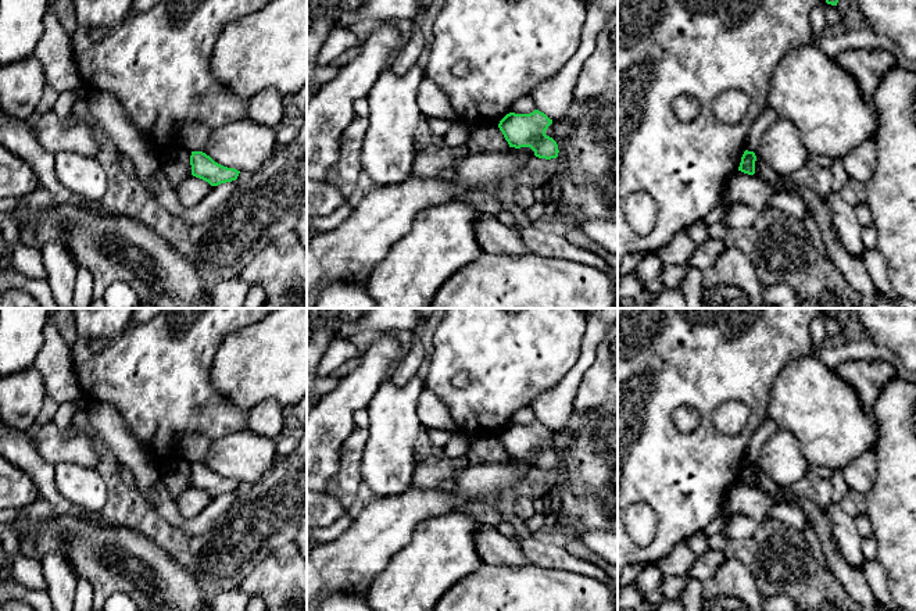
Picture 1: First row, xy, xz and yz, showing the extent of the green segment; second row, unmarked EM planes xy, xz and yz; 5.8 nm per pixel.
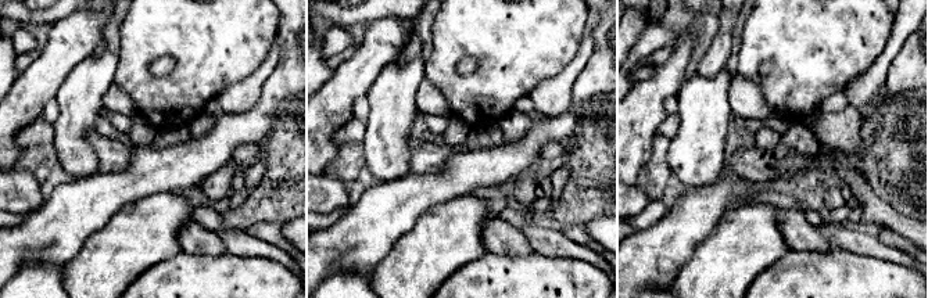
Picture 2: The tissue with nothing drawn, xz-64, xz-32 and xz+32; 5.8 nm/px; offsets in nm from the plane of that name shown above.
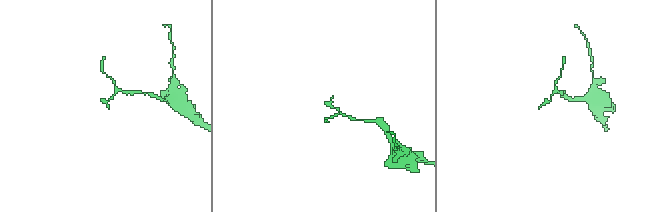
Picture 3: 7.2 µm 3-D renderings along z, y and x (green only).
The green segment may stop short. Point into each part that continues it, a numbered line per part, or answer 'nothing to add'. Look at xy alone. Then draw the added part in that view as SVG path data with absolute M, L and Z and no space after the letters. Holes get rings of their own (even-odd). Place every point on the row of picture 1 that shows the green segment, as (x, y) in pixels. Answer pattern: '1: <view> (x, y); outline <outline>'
nothing to add

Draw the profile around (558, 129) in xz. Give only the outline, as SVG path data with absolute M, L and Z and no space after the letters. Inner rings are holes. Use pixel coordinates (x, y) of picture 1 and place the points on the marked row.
M565 117L565 118L552 121L552 124L545 131L545 135L557 140L557 139L563 139L565 136L568 136L570 131L572 131L572 124L569 118Z

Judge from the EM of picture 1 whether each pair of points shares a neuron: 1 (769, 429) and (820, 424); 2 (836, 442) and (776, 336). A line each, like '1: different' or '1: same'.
1: different
2: different

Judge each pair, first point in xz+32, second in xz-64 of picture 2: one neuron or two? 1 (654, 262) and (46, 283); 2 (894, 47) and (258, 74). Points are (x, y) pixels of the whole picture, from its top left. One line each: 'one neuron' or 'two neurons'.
1: two neurons
2: one neuron

